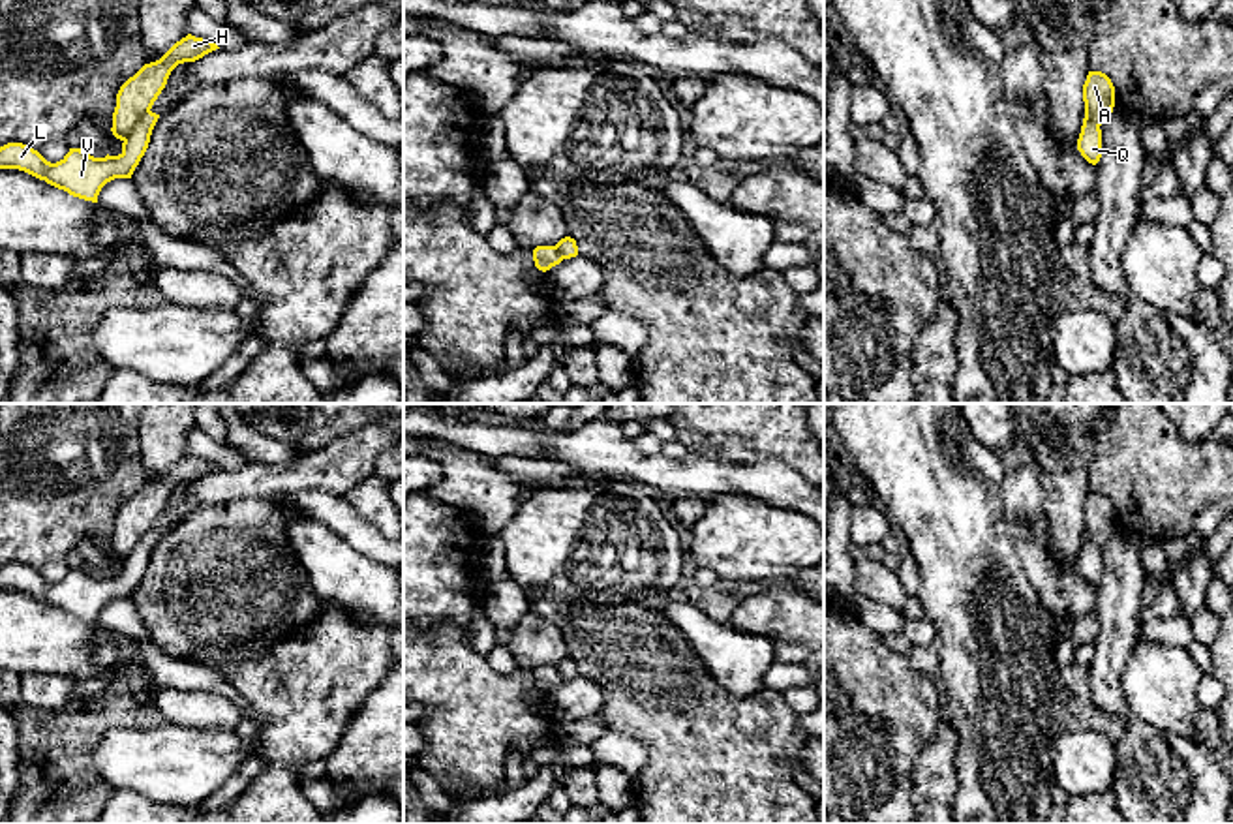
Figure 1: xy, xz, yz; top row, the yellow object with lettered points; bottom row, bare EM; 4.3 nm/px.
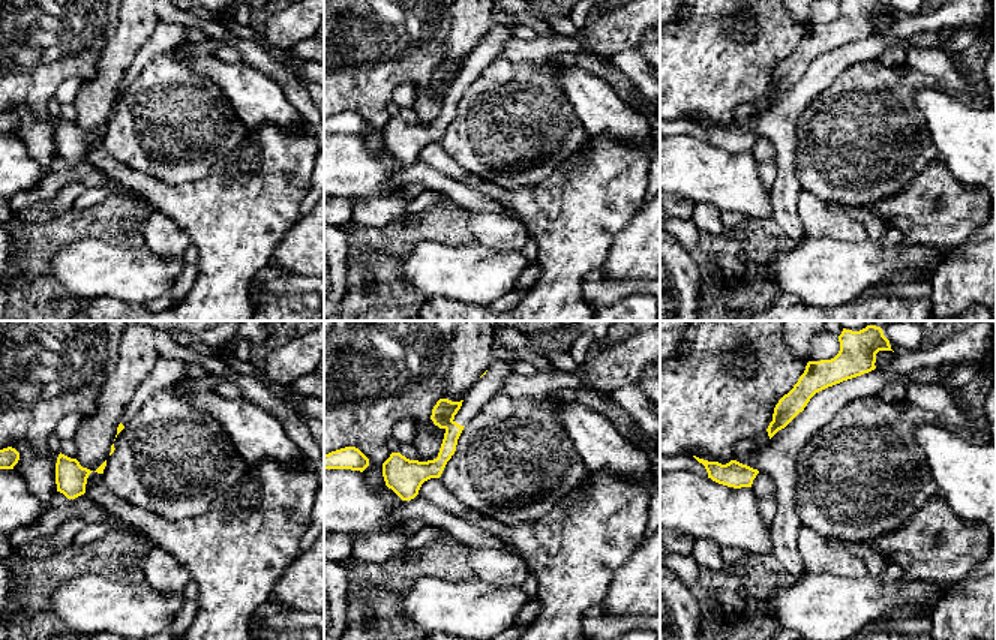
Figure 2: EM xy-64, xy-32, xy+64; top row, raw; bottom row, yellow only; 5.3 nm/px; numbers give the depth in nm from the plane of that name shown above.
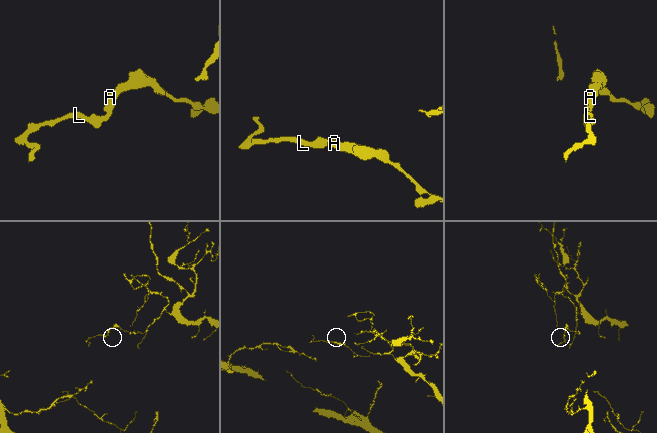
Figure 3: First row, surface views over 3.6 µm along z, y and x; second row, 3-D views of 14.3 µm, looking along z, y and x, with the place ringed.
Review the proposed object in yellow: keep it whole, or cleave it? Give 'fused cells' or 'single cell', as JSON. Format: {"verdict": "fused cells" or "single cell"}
{"verdict": "fused cells"}

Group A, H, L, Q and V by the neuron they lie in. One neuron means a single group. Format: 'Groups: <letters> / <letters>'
Groups: A H / L Q V

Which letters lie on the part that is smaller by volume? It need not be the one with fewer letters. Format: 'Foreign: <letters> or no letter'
Foreign: L, Q, V

